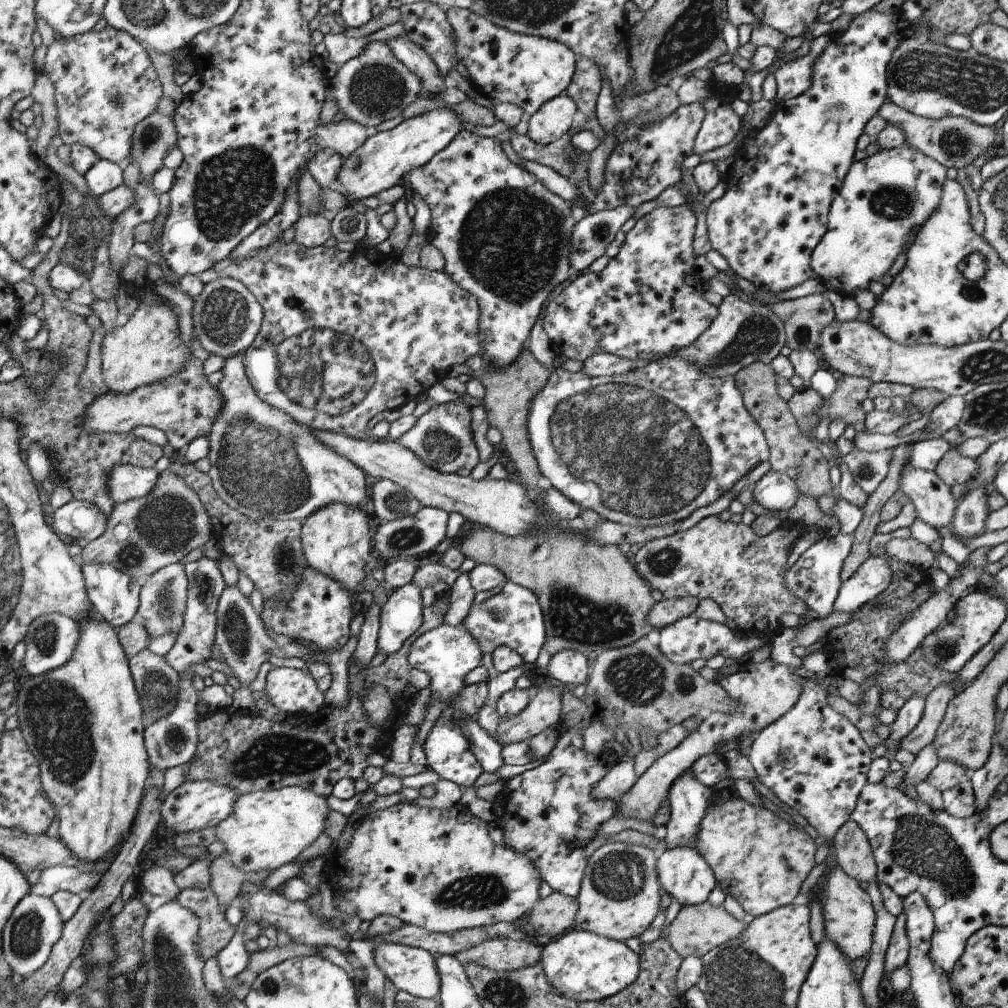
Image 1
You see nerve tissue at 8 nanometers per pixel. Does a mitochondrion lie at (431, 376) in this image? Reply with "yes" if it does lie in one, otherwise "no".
no

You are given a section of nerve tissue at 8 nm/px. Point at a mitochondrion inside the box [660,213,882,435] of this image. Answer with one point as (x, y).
(757, 335)

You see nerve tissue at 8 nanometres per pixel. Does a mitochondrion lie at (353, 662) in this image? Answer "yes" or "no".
no

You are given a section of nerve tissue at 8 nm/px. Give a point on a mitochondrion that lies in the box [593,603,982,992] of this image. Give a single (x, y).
(922, 846)

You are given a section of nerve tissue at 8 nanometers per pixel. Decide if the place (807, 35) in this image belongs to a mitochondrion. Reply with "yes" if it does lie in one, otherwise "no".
no

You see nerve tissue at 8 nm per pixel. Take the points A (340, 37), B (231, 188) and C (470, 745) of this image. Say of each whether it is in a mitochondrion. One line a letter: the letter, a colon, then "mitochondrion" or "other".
A: other
B: mitochondrion
C: other

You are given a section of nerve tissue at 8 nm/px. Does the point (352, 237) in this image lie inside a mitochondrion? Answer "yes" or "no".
no

